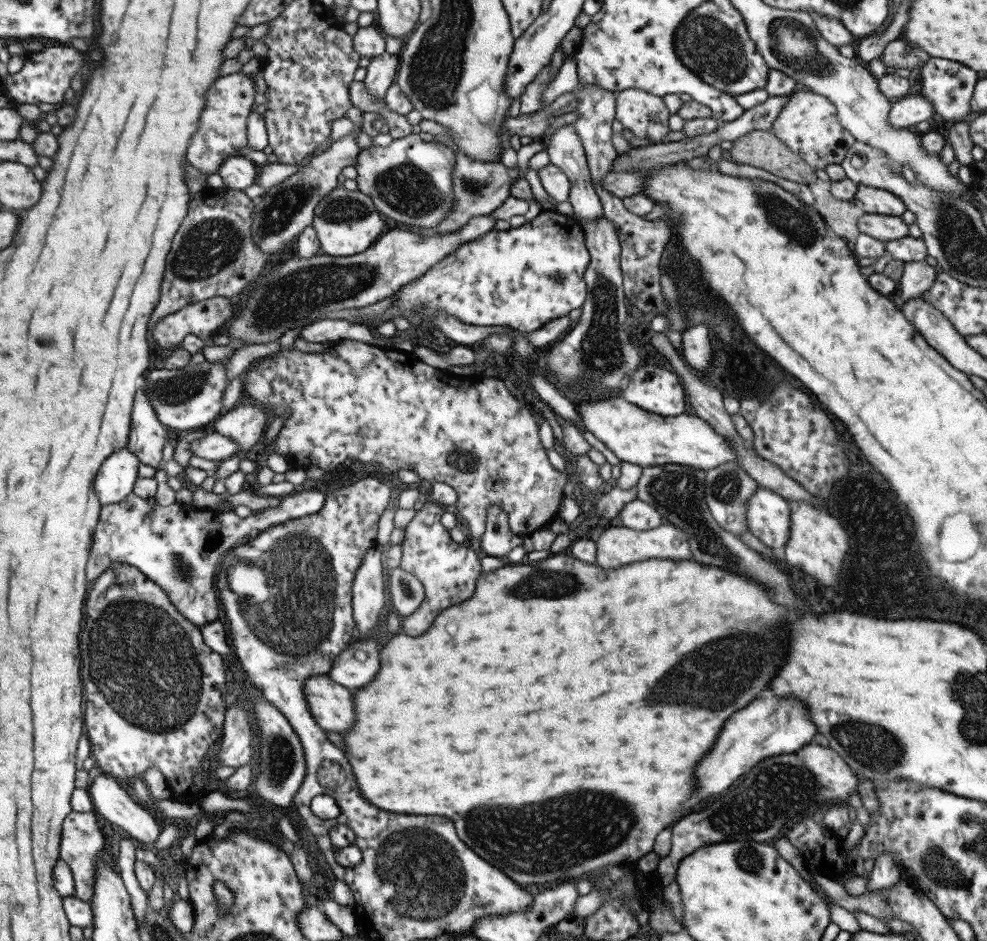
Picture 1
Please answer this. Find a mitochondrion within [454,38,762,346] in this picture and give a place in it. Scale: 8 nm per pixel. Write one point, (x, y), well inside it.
(470, 186)

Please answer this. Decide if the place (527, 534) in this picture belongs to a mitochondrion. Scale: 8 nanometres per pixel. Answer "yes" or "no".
no

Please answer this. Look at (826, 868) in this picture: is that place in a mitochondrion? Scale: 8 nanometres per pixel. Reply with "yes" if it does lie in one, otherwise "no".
no

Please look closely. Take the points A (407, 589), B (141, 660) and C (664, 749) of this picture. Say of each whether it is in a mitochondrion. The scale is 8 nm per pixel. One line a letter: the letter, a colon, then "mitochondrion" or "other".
A: mitochondrion
B: mitochondrion
C: other

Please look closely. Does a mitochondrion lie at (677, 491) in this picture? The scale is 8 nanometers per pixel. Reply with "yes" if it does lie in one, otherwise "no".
yes

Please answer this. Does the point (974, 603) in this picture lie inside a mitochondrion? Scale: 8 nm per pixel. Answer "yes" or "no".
no

